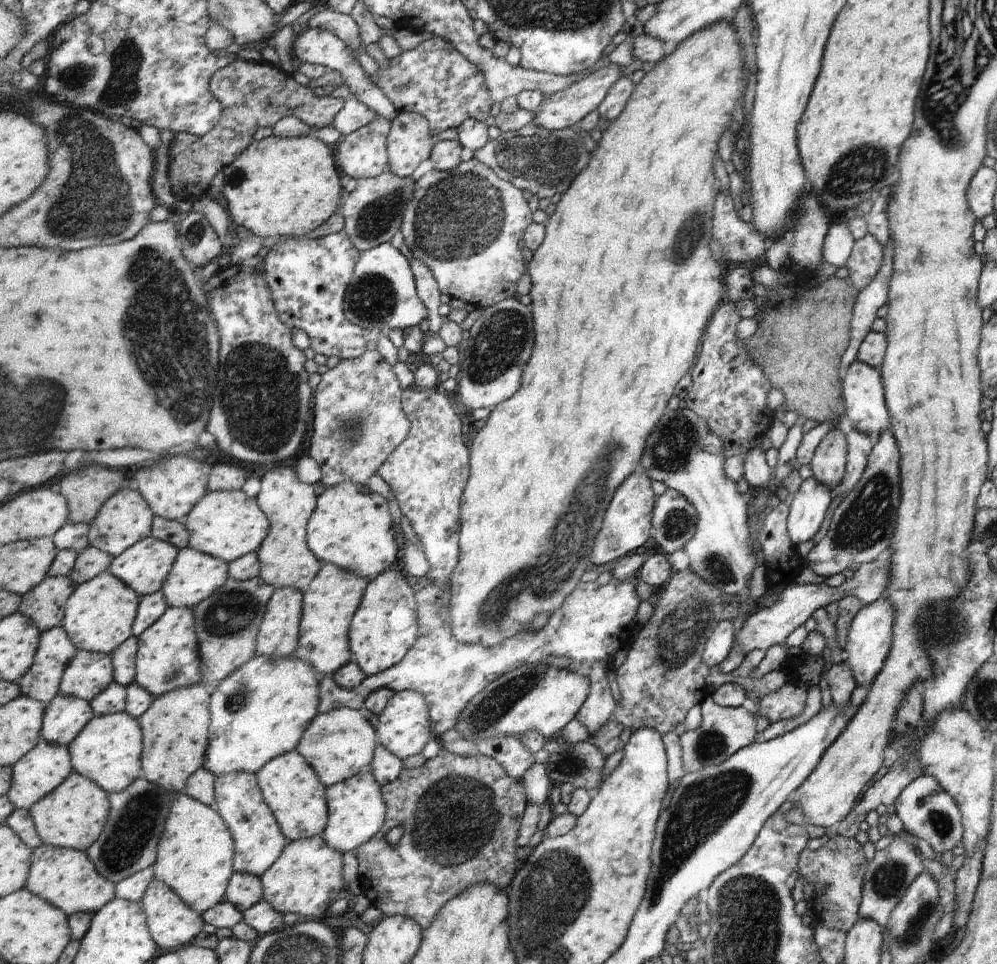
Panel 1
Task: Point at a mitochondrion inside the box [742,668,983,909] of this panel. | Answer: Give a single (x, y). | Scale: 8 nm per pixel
(888, 878)

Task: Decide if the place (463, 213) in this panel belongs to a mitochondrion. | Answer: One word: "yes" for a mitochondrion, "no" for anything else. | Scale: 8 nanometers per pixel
yes

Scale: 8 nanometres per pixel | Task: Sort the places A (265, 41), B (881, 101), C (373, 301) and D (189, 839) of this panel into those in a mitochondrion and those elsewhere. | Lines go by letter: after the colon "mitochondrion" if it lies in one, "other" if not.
A: other
B: other
C: mitochondrion
D: other

